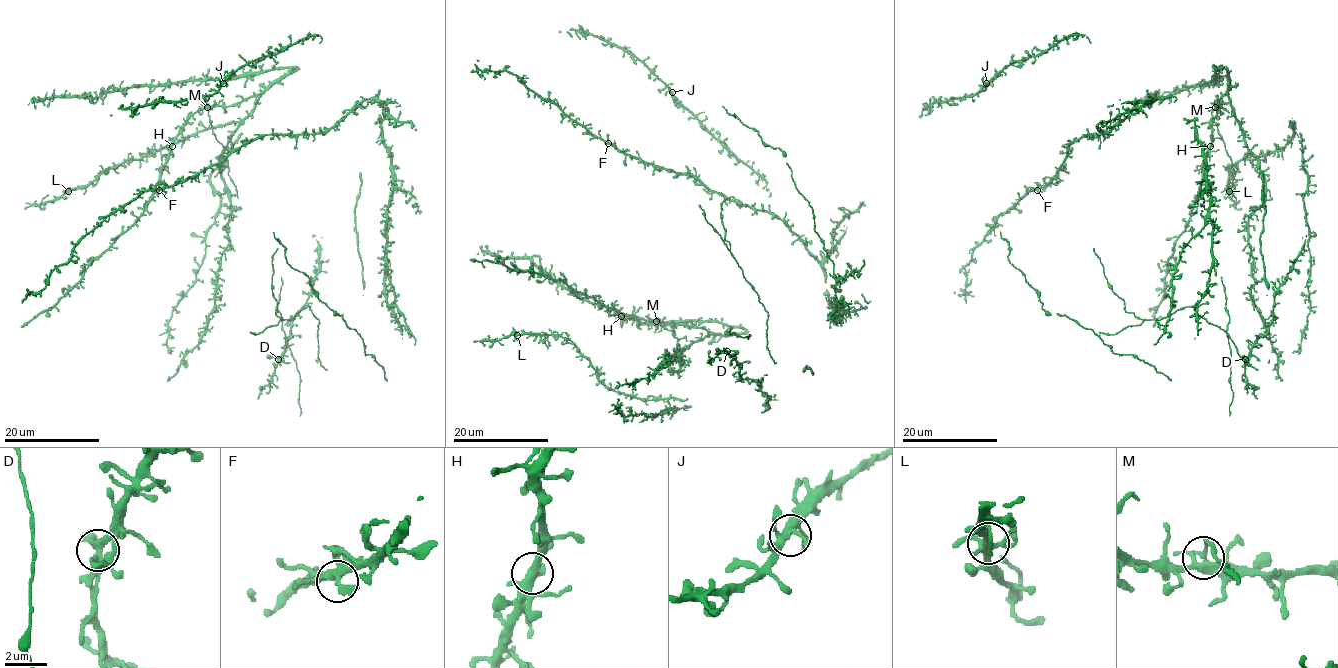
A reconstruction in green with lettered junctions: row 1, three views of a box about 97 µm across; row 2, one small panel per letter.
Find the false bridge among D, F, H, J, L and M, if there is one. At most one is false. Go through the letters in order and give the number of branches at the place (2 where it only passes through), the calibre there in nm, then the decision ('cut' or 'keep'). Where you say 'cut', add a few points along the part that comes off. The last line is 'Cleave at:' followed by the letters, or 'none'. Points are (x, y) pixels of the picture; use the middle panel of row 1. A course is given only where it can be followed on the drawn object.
D: 5 | 280 nm | keep
F: 5 | 360 nm | keep
H: 5 | 320 nm | keep
J: 5 | 340 nm | keep
L: 5 | 340 nm | keep
M: 5 | 360 nm | keep
Cleave at: none

